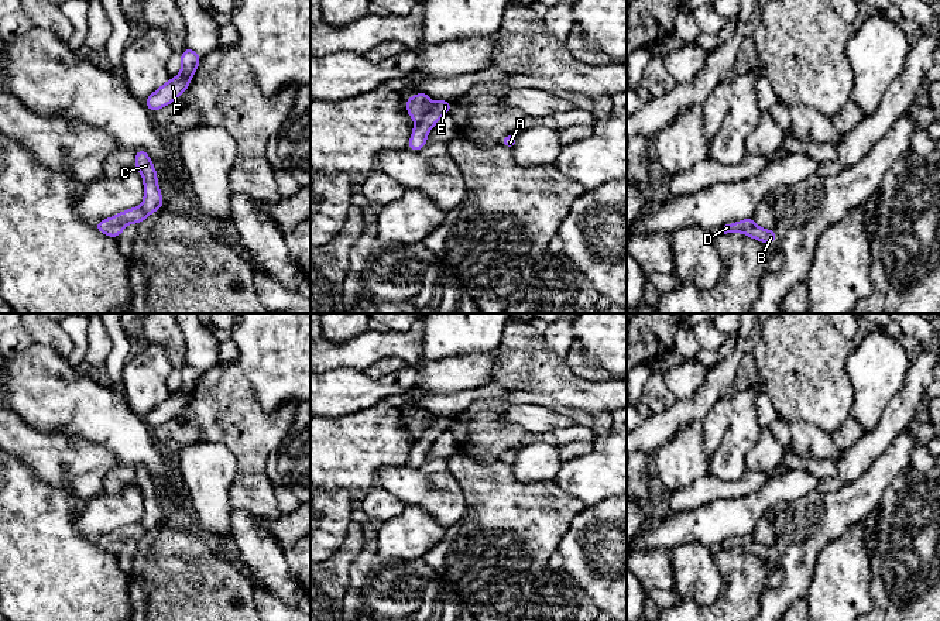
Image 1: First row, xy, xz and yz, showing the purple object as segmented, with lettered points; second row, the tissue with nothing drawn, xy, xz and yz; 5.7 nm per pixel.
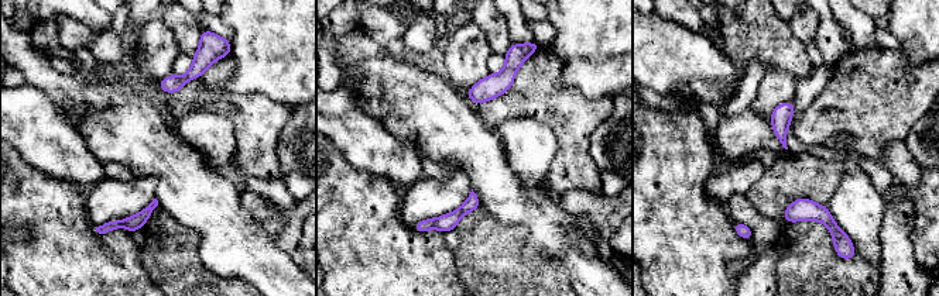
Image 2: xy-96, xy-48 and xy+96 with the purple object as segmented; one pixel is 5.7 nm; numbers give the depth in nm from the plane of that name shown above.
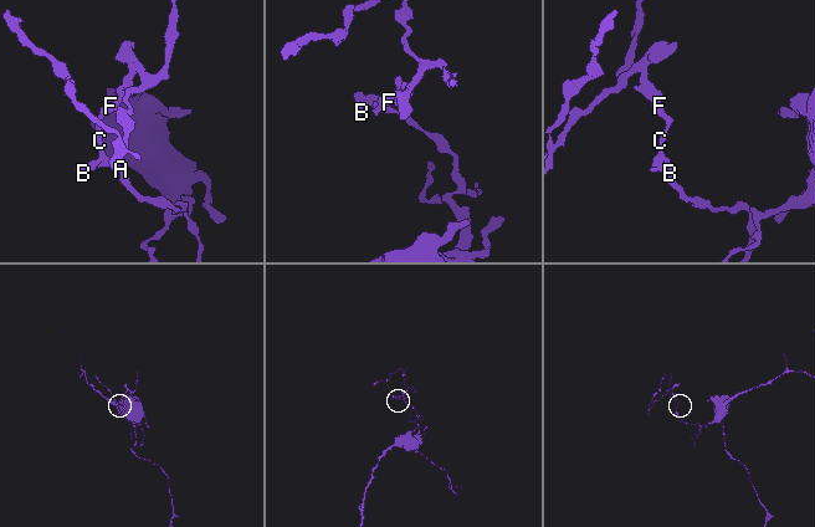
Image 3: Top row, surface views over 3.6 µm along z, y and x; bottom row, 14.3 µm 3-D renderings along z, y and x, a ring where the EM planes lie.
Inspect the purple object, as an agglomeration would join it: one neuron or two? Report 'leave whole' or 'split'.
split

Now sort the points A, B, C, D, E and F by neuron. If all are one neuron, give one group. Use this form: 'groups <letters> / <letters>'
groups A D / B C E F

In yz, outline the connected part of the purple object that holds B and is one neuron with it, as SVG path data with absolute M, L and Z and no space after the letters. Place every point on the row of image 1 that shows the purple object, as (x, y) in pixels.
M755 224L751 226L749 229L747 229L744 233L748 237L752 237L752 239L759 240L759 241L766 243L766 244L778 240L778 234L776 234L775 229L765 230L765 229L755 226Z

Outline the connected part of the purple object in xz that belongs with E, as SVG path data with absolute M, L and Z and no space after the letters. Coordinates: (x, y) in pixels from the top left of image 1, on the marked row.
M435 100L425 119L415 124L406 150L419 151L426 145L429 130L439 121L440 117L450 111L452 103L453 102L449 100Z

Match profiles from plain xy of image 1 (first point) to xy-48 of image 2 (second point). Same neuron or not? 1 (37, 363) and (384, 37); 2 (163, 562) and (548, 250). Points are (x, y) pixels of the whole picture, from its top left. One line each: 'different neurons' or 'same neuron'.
1: different neurons
2: different neurons

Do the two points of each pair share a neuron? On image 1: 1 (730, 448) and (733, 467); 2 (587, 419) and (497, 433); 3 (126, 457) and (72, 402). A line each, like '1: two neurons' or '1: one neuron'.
1: one neuron
2: one neuron
3: one neuron

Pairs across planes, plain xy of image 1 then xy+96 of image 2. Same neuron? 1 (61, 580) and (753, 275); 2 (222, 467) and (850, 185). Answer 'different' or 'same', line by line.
1: different
2: same

